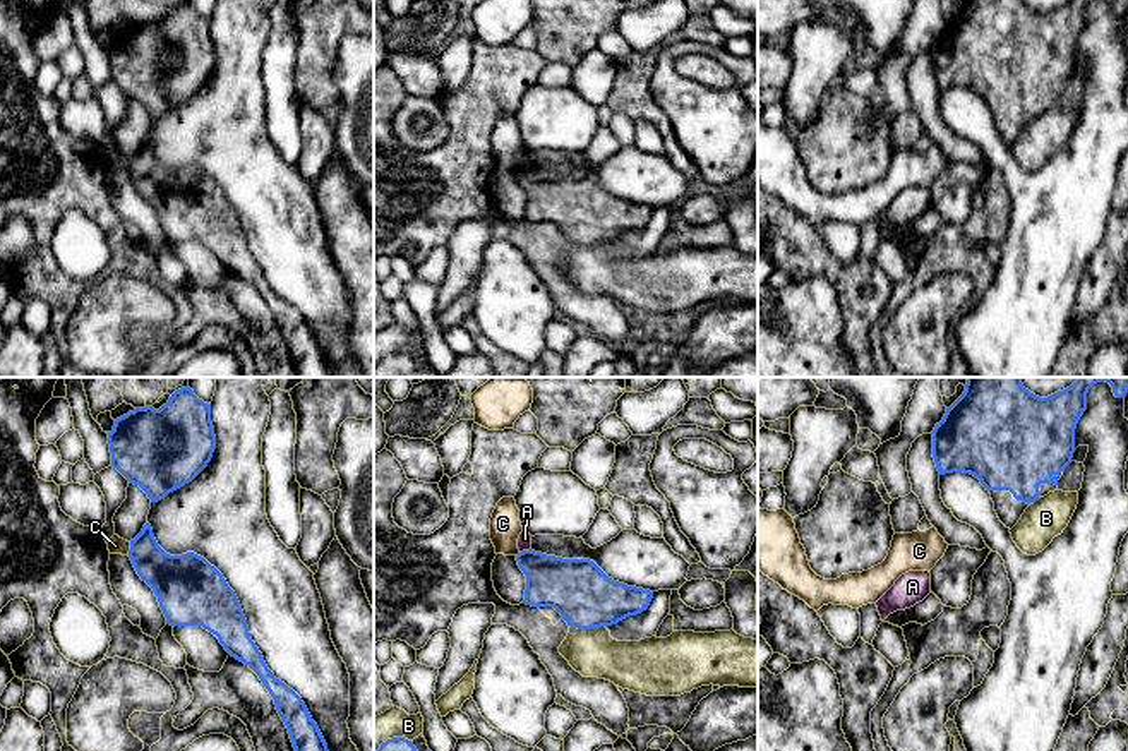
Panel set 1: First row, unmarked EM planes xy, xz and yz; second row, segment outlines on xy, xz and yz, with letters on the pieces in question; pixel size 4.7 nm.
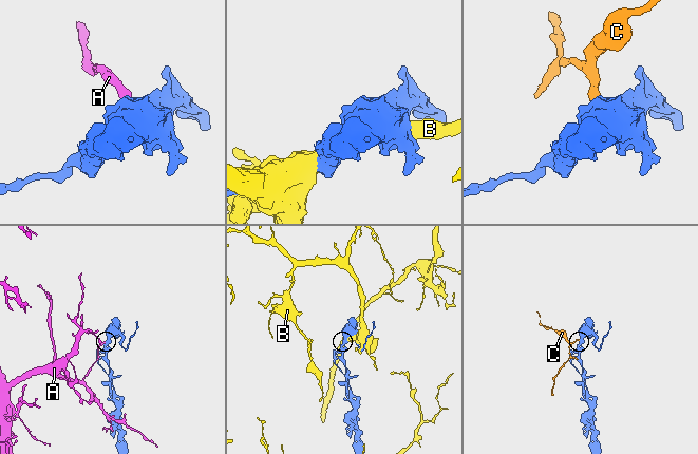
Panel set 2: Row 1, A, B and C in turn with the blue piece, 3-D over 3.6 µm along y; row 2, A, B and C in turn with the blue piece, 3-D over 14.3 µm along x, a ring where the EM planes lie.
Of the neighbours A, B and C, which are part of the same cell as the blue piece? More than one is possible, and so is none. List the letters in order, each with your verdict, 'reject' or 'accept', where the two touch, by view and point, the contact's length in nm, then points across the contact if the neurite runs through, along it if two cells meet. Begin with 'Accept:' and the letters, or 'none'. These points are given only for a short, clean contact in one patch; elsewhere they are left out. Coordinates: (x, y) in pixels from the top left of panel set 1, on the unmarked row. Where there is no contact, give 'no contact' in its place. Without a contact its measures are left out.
Accept: none
A: reject; contact xz (525, 167); length 60 nm; border xz (530, 163), (520, 168)
B: reject; contact xz (587, 244); length 170 nm
C: reject; contact xy (131, 165); length 70 nm; border xy (131, 158), (127, 170)

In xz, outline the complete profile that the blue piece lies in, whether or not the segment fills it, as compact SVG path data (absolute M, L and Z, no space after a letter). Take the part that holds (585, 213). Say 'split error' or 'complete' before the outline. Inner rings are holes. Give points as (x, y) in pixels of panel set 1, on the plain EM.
complete | M535 166L516 171L526 192L523 219L554 223L571 243L595 245L641 230L653 207L609 194L590 175L562 175Z

